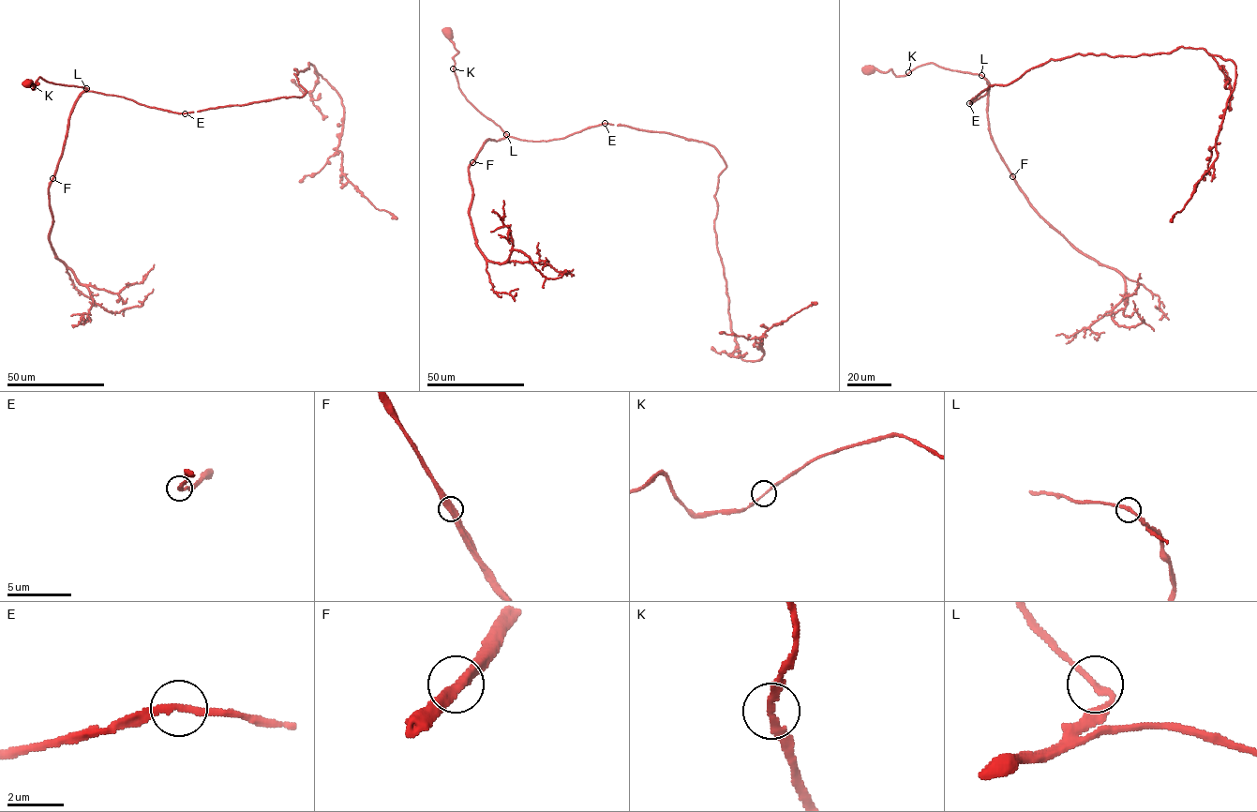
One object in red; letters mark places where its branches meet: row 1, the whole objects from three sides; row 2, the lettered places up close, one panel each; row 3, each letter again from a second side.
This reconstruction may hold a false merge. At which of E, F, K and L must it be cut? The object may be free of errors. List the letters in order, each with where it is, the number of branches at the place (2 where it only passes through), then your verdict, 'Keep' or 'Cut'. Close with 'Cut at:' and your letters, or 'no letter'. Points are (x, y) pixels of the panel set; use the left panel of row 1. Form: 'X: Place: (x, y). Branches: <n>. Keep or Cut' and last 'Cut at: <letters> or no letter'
E: Place: (185, 113). Branches: 2. Keep
F: Place: (52, 178). Branches: 2. Keep
K: Place: (33, 86). Branches: 2. Keep
L: Place: (86, 88). Branches: 2. Keep
Cut at: no letter

